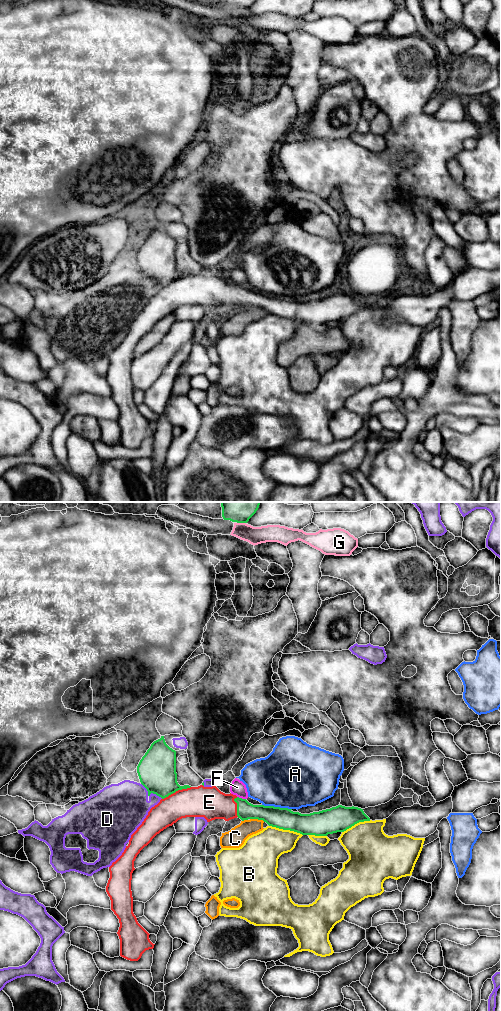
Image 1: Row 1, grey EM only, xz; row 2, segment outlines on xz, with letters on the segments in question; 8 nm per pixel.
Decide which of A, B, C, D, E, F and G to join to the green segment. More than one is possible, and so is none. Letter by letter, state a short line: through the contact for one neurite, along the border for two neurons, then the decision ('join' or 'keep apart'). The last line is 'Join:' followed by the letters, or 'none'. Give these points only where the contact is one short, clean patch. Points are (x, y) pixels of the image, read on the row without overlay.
A: keep apart
B: keep apart
C: line xz (250, 306), (264, 309); keep apart
D: keep apart
E: join
F: keep apart
G: keep apart
Join: E

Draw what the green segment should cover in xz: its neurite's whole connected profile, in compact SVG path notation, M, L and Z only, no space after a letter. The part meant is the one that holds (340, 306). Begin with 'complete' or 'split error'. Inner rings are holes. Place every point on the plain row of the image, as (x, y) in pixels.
split error; M161 224L160 227L151 232L137 254L137 261L141 272L148 279L148 284L153 281L162 287L150 297L142 312L131 323L129 332L122 343L109 355L110 366L106 374L106 380L111 388L111 398L120 411L117 420L120 427L120 444L130 449L138 449L146 438L153 437L155 433L149 427L150 422L138 411L133 401L131 368L132 361L135 358L134 349L140 339L157 322L172 314L178 308L186 305L204 305L207 310L215 307L229 309L237 305L242 309L258 307L263 308L272 315L294 319L302 323L315 324L327 324L328 322L344 320L359 310L370 309L363 297L354 294L345 295L338 293L319 300L301 302L293 300L292 297L288 296L253 293L246 287L239 286L231 281L225 282L221 280L215 273L205 275L204 270L198 275L180 274L177 270L176 239L166 232L164 224Z

